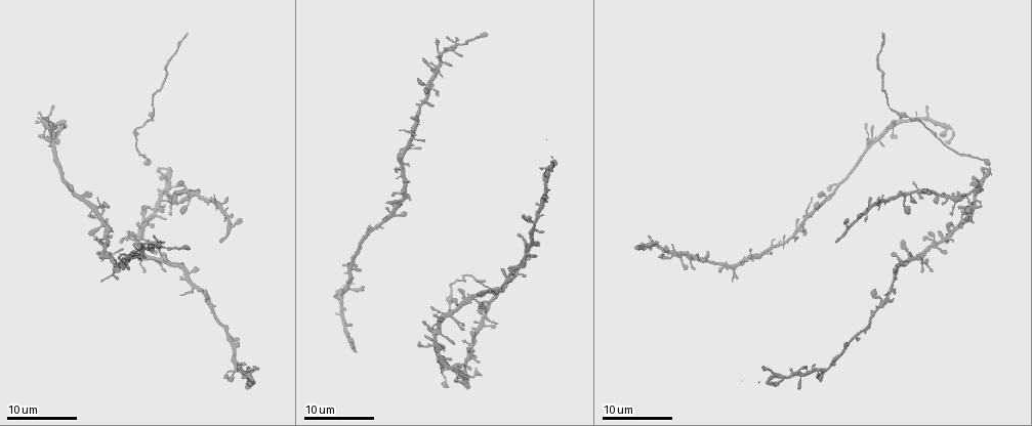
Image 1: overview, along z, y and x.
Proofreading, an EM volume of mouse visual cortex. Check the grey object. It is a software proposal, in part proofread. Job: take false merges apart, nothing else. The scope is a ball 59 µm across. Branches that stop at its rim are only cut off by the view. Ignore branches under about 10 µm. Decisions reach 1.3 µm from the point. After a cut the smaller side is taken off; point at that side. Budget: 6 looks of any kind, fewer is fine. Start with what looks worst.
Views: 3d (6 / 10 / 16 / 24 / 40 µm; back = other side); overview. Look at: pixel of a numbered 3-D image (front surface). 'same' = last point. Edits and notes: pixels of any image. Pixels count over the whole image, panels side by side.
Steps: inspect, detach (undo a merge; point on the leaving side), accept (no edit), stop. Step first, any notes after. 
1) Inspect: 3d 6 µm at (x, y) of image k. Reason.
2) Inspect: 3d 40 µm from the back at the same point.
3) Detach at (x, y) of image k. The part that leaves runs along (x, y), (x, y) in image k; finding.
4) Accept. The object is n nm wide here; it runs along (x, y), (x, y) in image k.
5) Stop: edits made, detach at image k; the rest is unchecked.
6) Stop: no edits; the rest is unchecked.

Inspect: 3d 16 µm at (932, 133) of image 1.

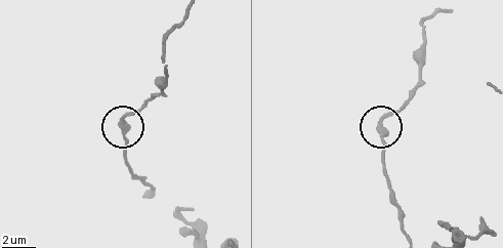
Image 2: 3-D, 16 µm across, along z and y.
Inspect: 3d 16 µm from the back at (121, 123) of image 2.

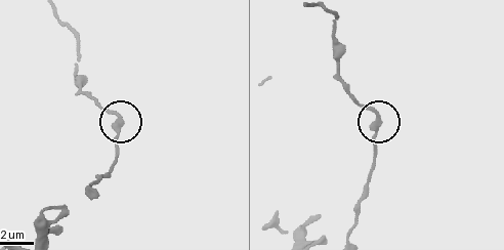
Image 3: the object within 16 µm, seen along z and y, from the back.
Accept. One neuron here.

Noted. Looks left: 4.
Inspect: 3d 10 µm at (507, 278) of image 1. Thick turns thin.

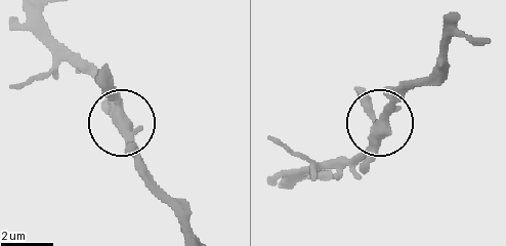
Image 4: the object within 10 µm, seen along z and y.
Accept. It runs along (280, 186), (352, 159), (403, 82) in image 4; continuous, no second neuron.

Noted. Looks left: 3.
Inspect: 3d 6 µm at (152, 112) of image 1.

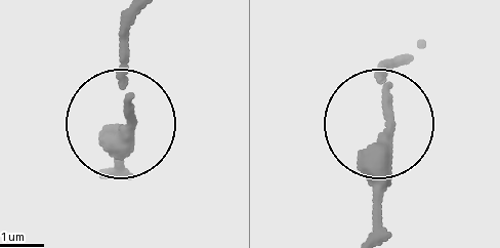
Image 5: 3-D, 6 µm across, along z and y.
Accept. It runs along (112, 170), (130, 115), (130, 56) in image 5; one neuron here.

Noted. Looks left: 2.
Stop: no edits; the rest is unchecked.

